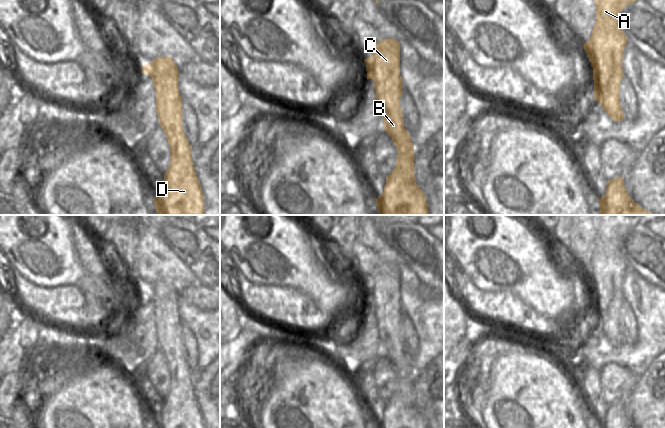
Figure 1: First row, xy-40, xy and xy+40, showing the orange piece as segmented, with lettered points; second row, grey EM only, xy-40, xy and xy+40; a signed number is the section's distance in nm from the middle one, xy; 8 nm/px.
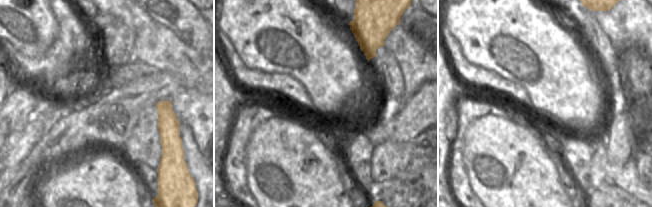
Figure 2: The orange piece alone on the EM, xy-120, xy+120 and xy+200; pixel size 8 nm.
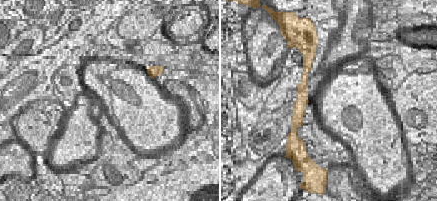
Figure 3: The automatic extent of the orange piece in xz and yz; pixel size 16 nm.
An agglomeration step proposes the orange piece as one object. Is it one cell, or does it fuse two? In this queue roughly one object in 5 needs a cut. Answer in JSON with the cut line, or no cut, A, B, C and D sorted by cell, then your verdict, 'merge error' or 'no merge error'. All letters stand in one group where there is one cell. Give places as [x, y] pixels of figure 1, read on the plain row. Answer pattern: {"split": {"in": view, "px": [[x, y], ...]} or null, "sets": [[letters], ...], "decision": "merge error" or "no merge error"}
{"split": null, "sets": [["A", "B", "C", "D"]], "decision": "no merge error"}

